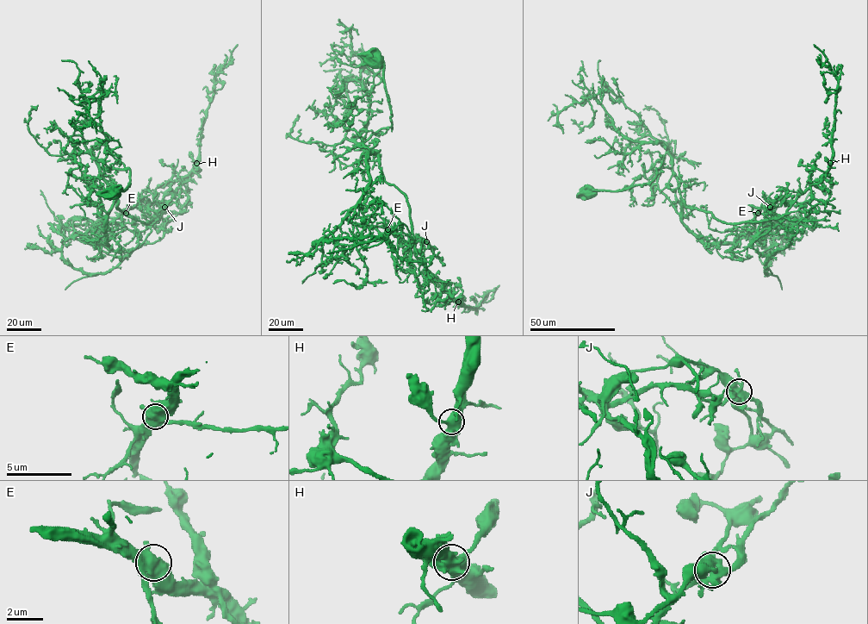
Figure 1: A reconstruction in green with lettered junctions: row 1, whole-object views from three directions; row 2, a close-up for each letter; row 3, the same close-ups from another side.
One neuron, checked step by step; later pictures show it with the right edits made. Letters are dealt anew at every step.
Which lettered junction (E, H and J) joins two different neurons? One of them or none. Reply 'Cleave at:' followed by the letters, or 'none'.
Cleave at: J

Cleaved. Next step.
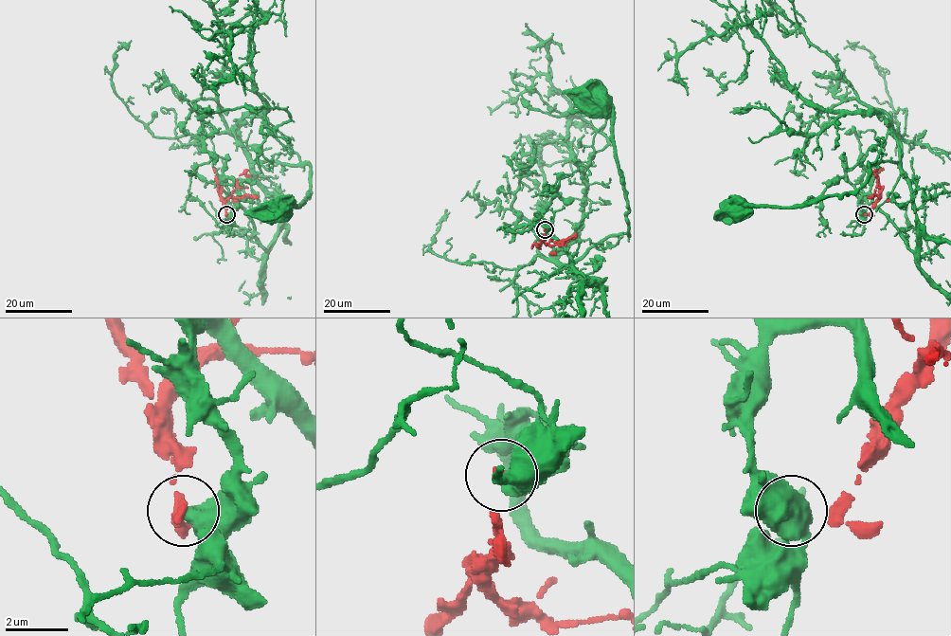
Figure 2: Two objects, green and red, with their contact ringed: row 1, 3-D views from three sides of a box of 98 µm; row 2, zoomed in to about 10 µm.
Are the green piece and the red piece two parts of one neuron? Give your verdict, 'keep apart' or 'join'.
keep apart

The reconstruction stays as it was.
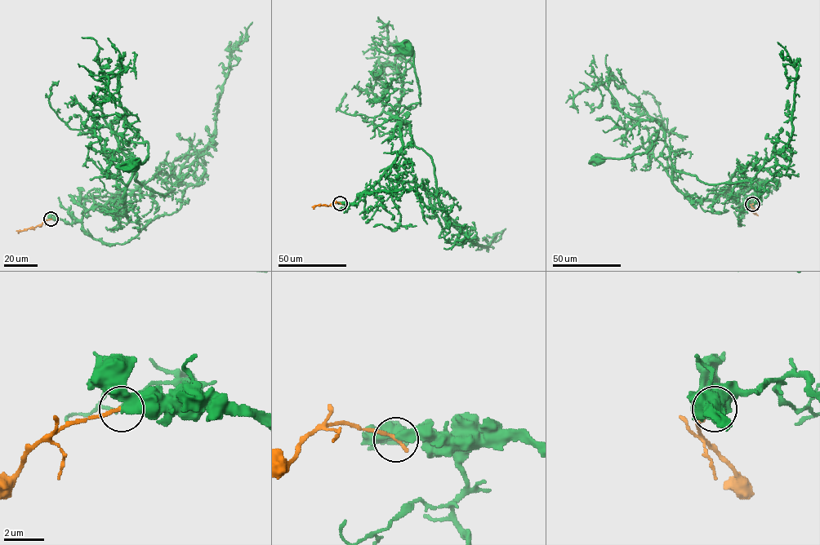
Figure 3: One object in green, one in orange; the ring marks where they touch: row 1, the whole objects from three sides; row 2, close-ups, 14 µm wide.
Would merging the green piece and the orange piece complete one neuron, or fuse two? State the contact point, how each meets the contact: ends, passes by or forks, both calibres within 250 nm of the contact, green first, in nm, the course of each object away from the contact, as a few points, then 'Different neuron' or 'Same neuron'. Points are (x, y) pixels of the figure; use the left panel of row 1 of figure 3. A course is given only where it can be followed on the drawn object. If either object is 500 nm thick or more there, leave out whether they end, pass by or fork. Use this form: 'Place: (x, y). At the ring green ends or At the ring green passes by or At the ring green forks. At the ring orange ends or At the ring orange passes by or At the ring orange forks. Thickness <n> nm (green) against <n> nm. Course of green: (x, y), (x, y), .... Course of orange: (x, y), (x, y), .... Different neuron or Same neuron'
Place: (51, 219). At the ring green passes by. At the ring orange ends. Thickness 440 nm (green) against 200 nm. Course of green: (51, 219), (77, 222), (97, 207), (127, 214), (135, 163), (120, 143), (147, 142), (147, 157), (133, 166). Course of orange: (51, 219), (18, 232). Different neuron

